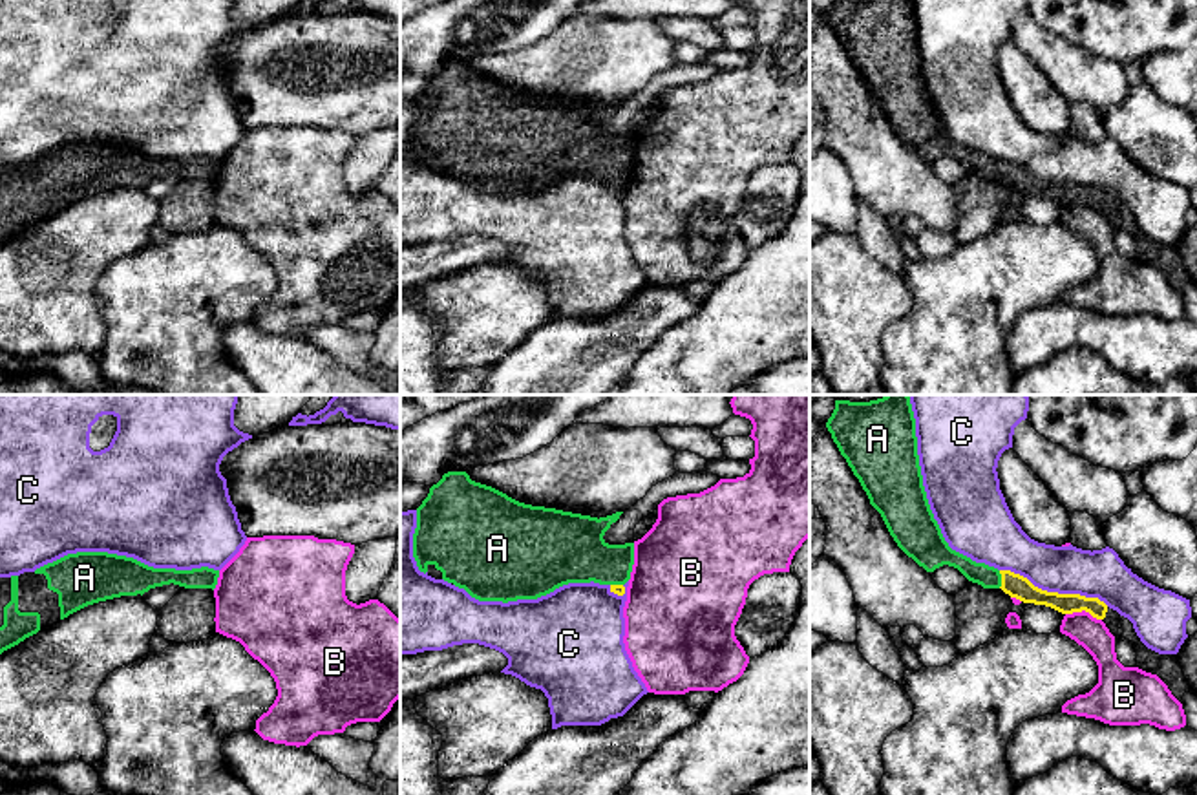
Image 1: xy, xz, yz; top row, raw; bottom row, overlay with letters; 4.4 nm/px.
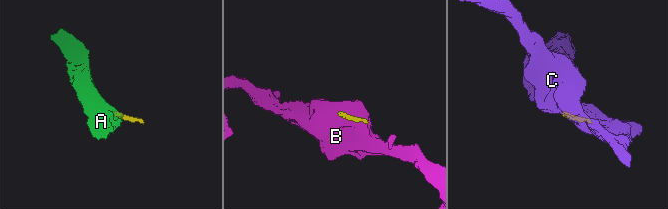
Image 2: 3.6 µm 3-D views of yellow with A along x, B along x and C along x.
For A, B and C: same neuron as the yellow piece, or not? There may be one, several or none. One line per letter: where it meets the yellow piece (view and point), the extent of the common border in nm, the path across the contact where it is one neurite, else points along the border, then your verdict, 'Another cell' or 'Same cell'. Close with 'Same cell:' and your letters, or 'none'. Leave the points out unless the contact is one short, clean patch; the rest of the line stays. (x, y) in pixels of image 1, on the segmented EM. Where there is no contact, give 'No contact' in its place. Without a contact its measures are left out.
A: Touches yellow at yz (1002, 580). Shared border 80 nm. Path across: yz (1015, 585), (1002, 580), (987, 576). Same cell
B: Touches yellow at yz (1084, 609). Shared border 160 nm. Another cell
C: Touches yellow at yz (1055, 593). Shared border 500 nm. Another cell
Same cell: A

